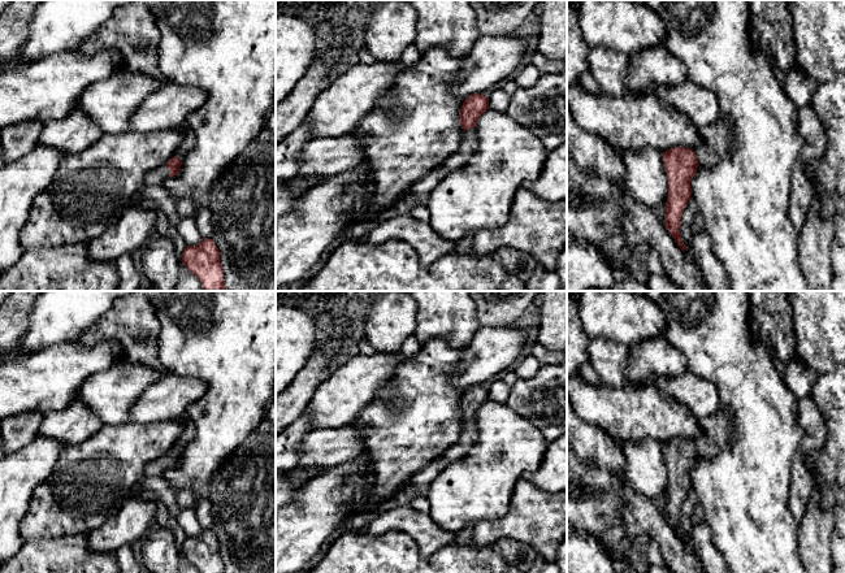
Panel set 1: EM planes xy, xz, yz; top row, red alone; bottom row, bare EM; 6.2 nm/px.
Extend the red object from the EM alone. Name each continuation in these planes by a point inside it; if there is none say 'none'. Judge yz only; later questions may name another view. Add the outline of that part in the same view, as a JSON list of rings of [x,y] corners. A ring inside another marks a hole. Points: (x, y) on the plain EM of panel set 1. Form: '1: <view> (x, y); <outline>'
1: yz (716, 430); [[[729,409],[698,420],[703,435],[694,439],[693,443],[701,457],[715,457],[728,444],[732,434],[732,420],[733,412]]]

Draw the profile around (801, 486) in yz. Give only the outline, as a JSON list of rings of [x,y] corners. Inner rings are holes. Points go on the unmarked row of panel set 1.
[[[800,451],[792,461],[792,481],[789,485],[788,508],[793,518],[800,524],[807,511],[814,489],[814,473],[805,464],[805,455]]]

